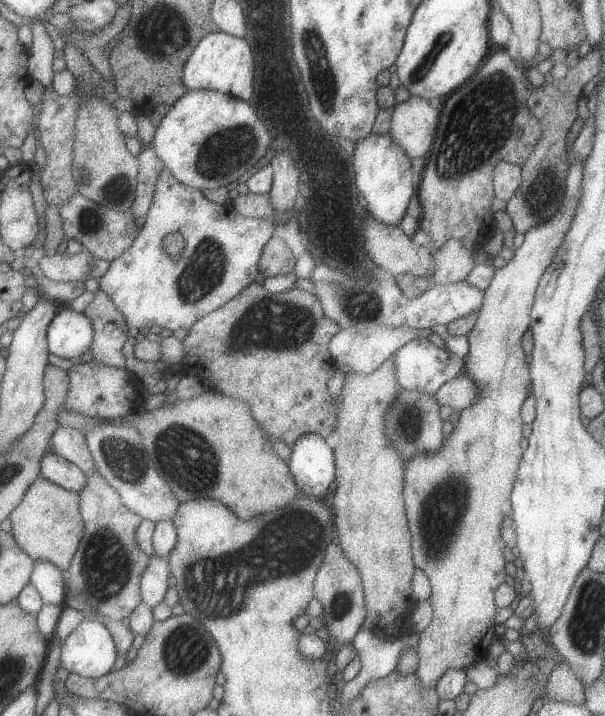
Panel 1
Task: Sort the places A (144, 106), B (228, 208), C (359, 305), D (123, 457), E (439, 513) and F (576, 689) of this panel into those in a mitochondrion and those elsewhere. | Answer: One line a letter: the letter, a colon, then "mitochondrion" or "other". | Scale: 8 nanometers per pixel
A: other
B: other
C: mitochondrion
D: mitochondrion
E: mitochondrion
F: other

